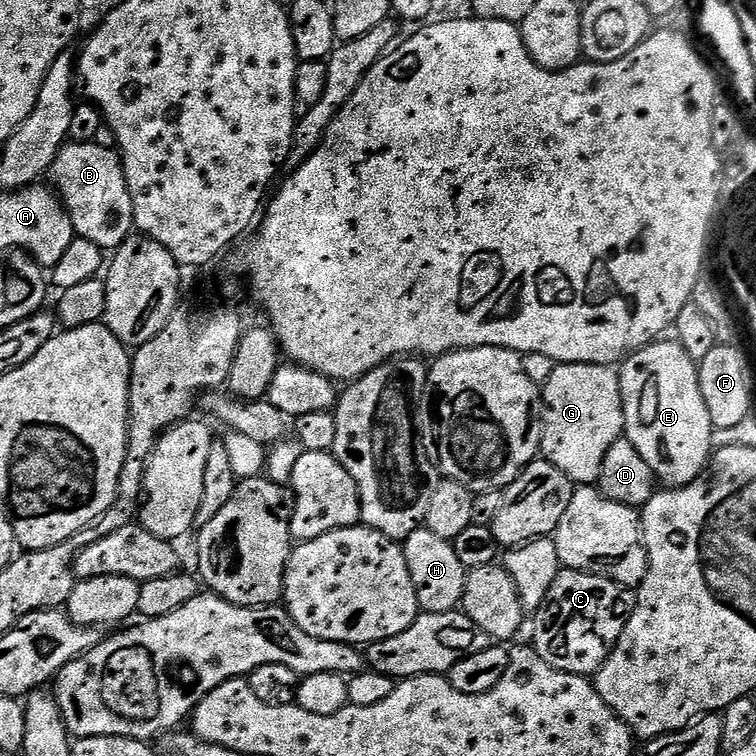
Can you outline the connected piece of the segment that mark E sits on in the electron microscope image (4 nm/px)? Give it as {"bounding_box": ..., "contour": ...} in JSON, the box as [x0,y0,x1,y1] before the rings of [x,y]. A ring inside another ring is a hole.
{"bounding_box":[619,338,714,488],"contour":[[[661,338],[627,357],[619,374],[620,393],[624,403],[624,436],[634,442],[634,450],[646,458],[646,463],[650,465],[650,470],[654,470],[661,485],[681,488],[697,480],[708,467],[714,451],[714,429],[710,422],[710,410],[706,410],[706,398],[702,398],[697,361],[692,360],[675,339]]]}

